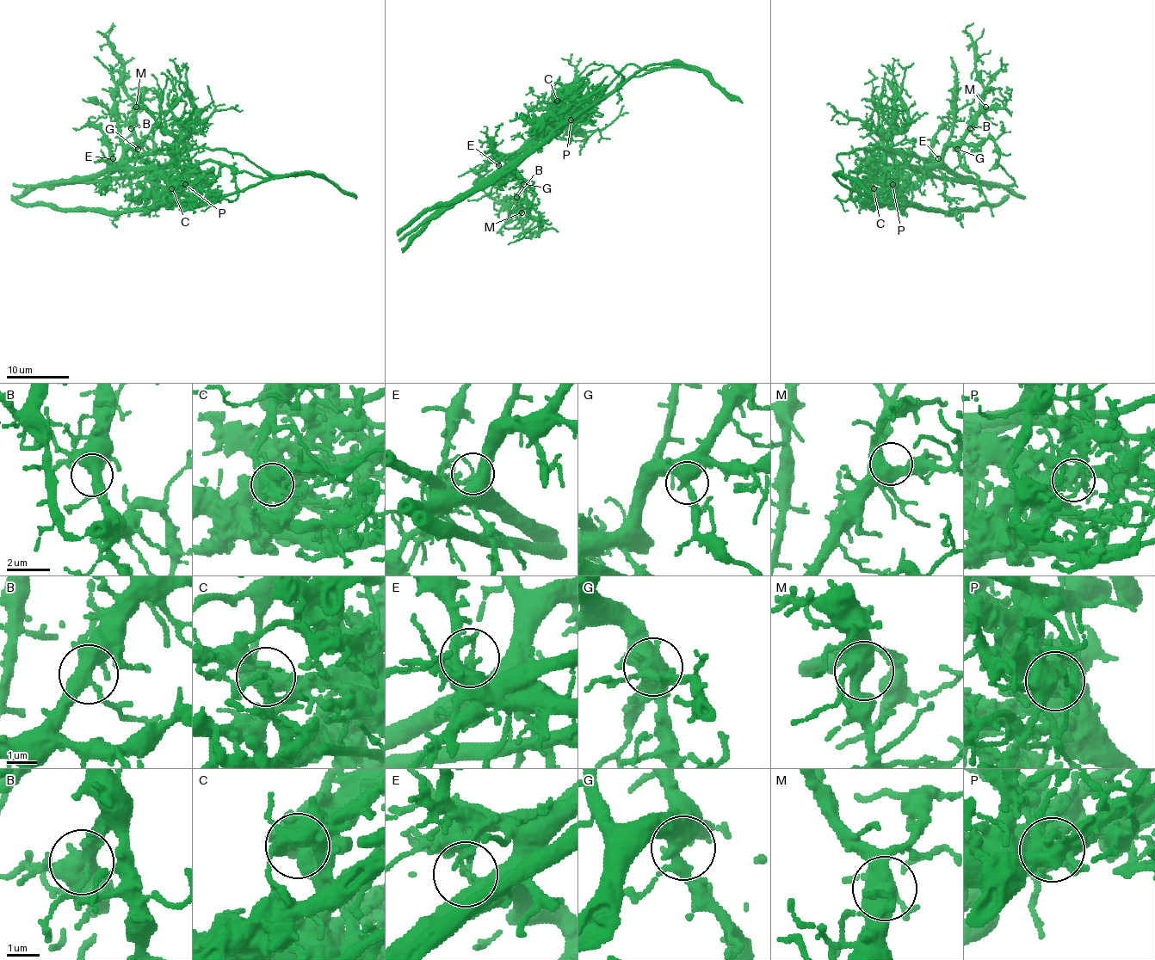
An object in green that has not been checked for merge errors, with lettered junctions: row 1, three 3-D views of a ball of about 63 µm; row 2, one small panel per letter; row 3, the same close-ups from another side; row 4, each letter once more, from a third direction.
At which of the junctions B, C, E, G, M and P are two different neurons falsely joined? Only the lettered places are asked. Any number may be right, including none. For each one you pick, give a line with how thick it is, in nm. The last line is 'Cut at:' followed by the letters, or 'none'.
C: calibre 600 nm
E: calibre 130 nm
P: calibre 440 nm
Cut at: C, E, P

